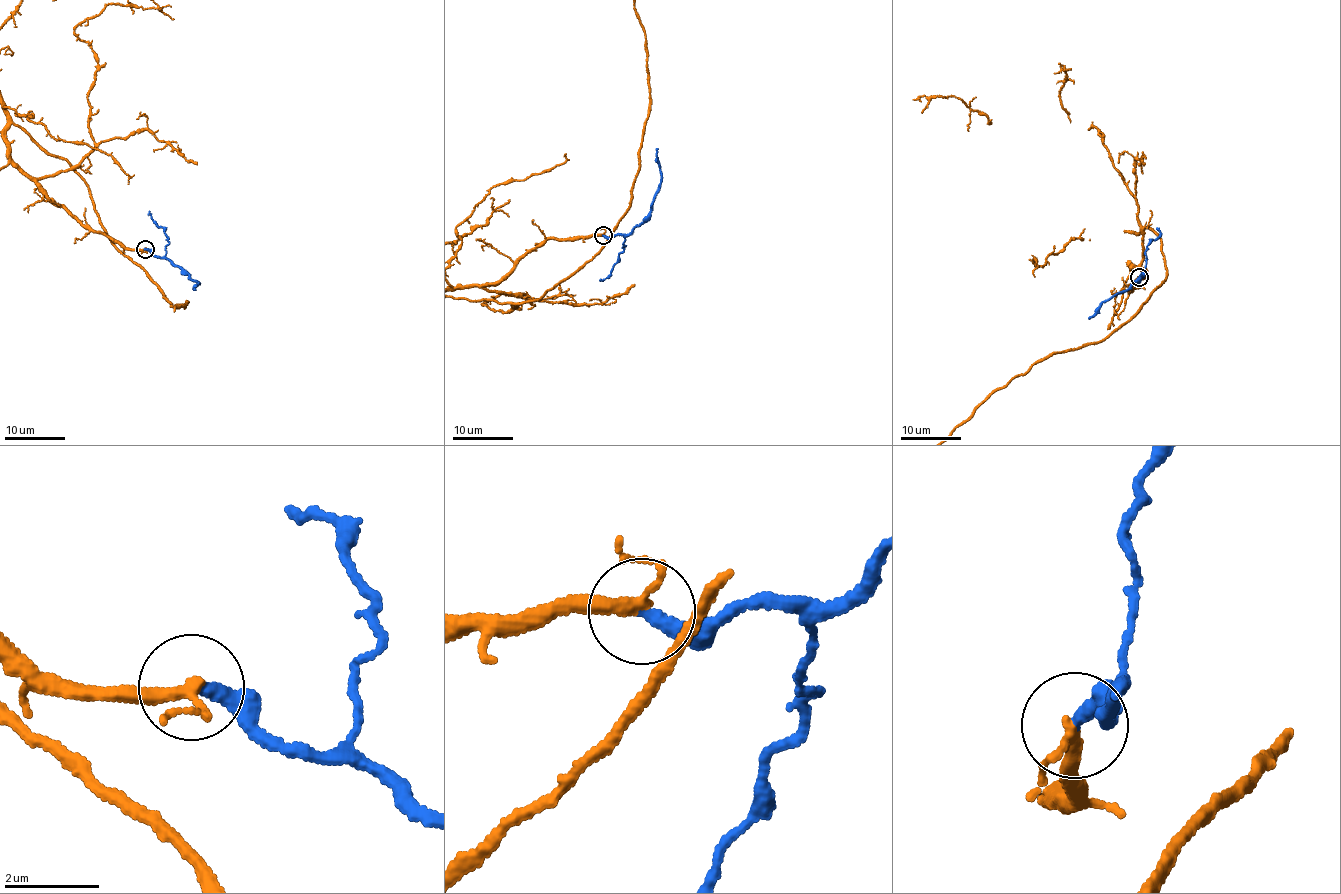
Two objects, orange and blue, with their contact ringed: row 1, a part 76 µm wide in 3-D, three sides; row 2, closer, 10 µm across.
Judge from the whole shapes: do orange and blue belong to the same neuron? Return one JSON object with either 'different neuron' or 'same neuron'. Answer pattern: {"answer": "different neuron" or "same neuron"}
{"answer": "same neuron"}

